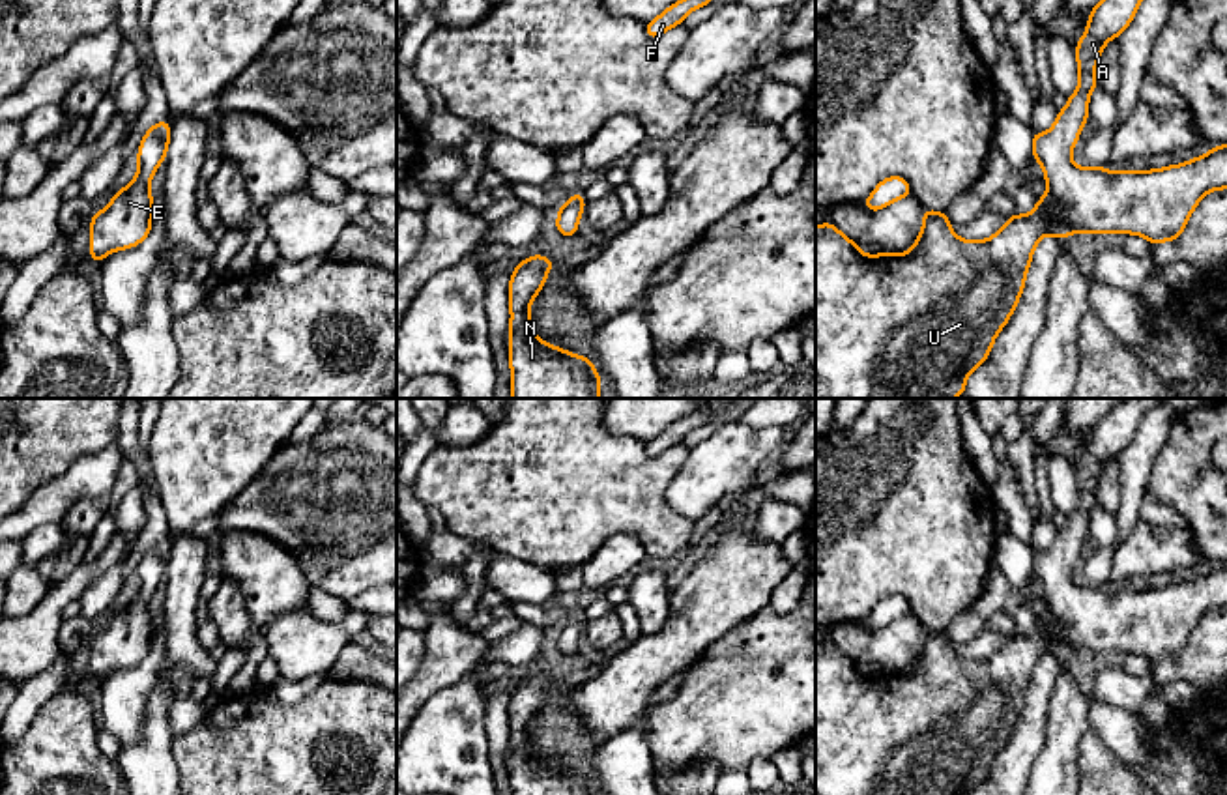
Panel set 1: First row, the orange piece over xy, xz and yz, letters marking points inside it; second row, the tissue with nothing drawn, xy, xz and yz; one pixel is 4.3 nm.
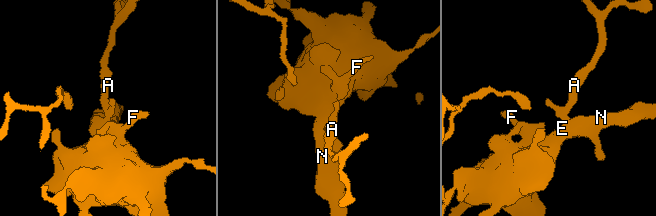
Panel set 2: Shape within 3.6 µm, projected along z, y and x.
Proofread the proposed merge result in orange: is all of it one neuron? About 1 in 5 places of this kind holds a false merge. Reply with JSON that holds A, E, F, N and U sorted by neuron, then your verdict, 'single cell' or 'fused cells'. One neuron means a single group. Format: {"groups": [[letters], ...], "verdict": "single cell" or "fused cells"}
{"groups": [["A", "E", "F", "N", "U"]], "verdict": "single cell"}

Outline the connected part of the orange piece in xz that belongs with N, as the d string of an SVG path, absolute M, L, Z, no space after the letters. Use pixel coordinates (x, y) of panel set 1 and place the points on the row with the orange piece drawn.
M535 254L511 273L511 398L600 398L600 374L591 359L542 342L533 331L529 307L554 266Z

